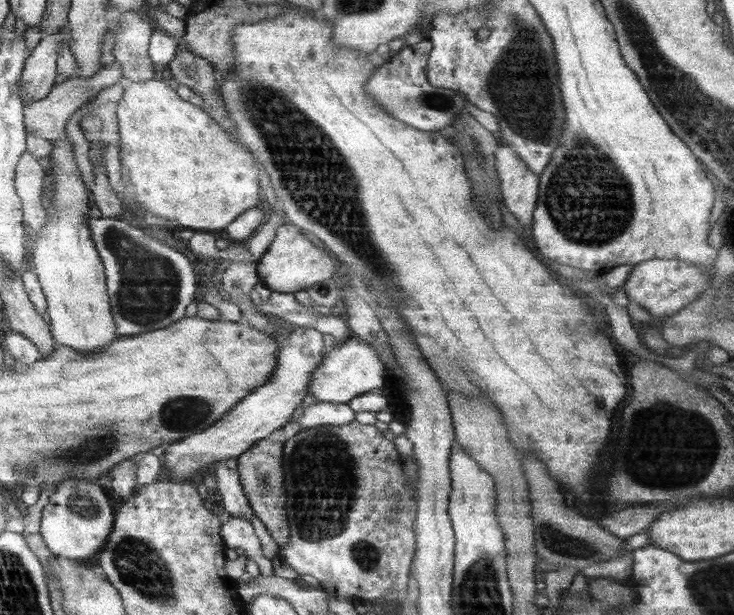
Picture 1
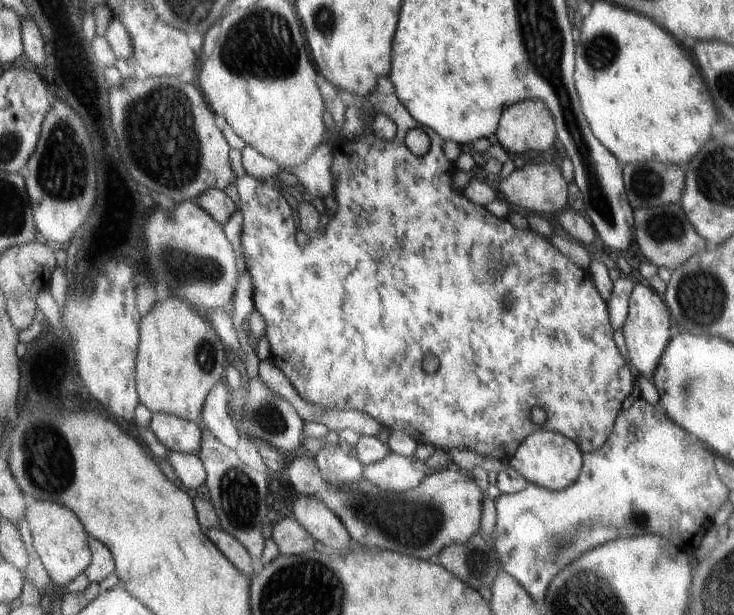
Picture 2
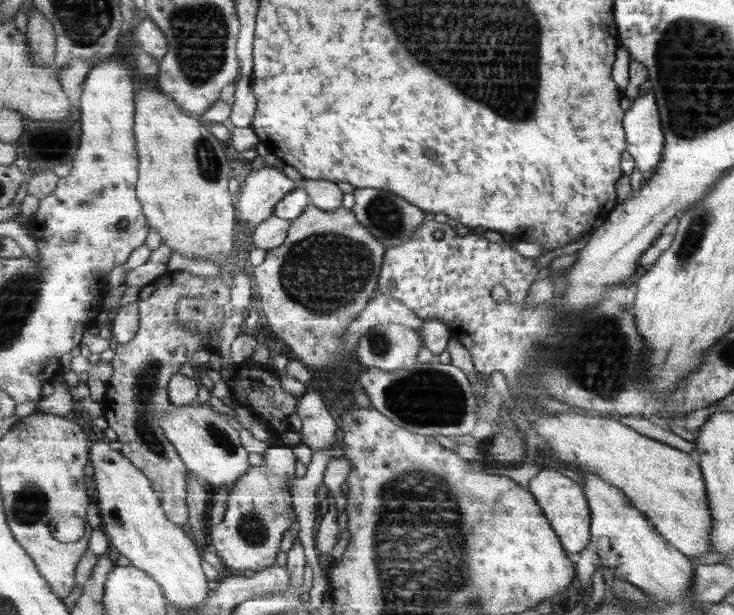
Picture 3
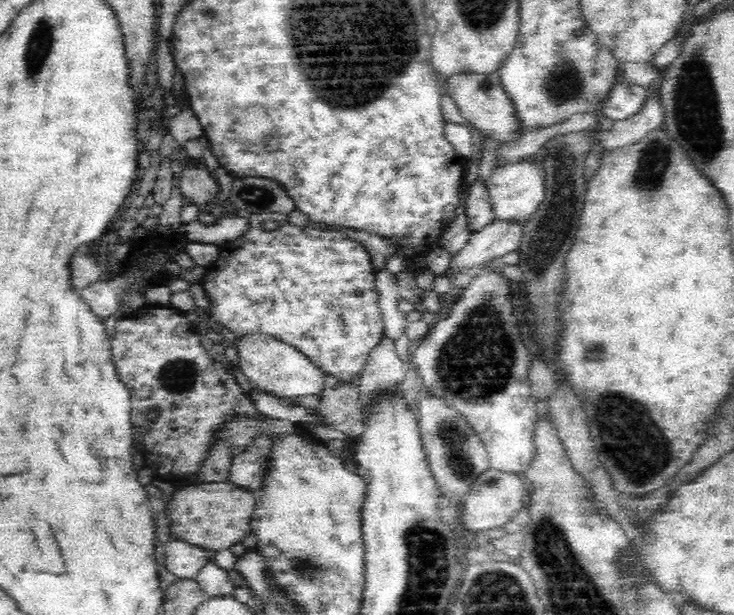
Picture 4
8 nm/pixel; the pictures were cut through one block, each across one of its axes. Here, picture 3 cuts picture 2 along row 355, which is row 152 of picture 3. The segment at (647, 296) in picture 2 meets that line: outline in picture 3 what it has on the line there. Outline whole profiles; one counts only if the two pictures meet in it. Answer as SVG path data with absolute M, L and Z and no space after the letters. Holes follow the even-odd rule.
M651 91L632 100L625 111L624 129L626 151L633 158L634 167L641 172L642 180L649 180L663 150L663 131Z

